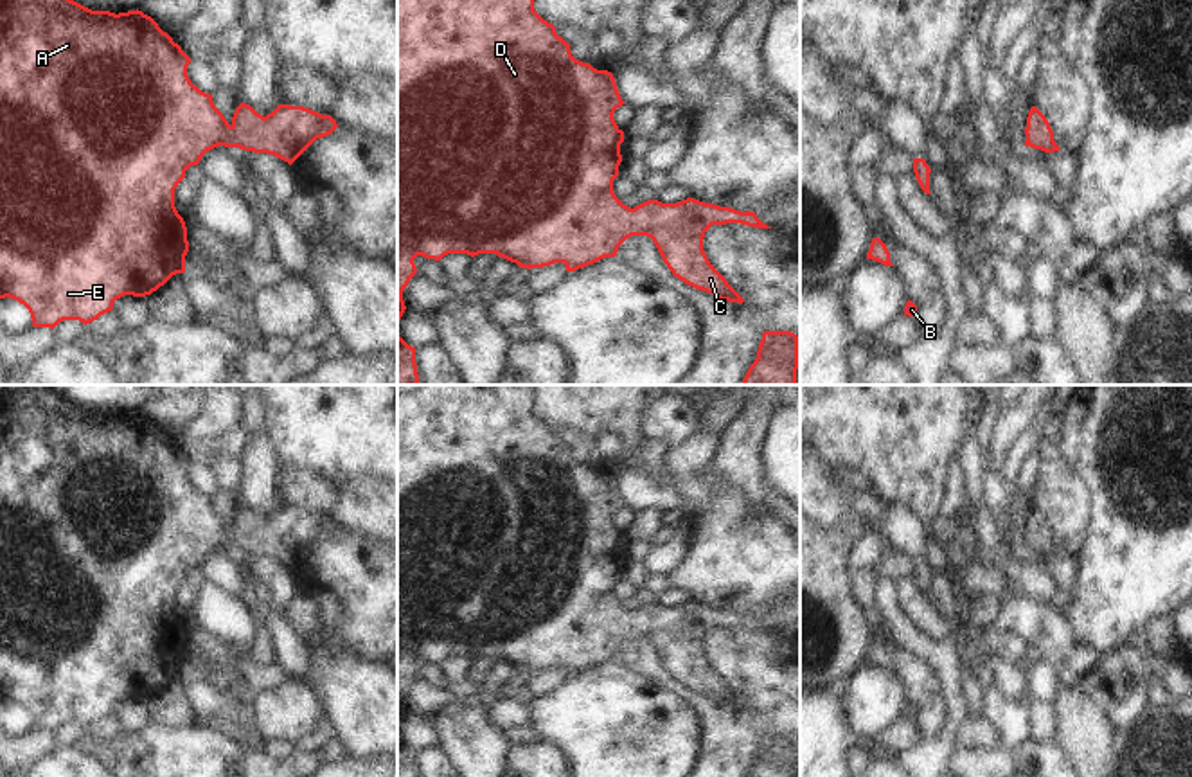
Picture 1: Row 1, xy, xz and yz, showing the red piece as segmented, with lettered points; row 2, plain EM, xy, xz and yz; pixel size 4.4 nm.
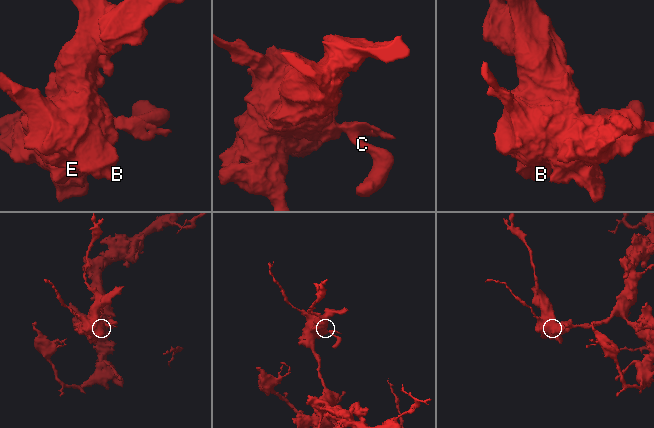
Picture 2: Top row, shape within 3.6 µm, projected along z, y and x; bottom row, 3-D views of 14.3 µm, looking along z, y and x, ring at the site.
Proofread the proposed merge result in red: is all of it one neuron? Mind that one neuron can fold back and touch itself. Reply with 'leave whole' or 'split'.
leave whole

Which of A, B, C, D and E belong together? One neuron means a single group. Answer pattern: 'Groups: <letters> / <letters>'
Groups: A B C D E

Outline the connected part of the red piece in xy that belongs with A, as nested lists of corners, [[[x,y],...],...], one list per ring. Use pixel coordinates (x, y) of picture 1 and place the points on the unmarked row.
[[[25,385],[13,396],[0,394],[0,701],[9,700],[23,707],[34,730],[54,732],[63,723],[79,723],[86,728],[111,714],[117,701],[151,698],[173,678],[185,674],[187,630],[174,610],[174,592],[185,581],[185,574],[198,568],[207,554],[218,549],[239,550],[273,558],[291,568],[316,541],[327,540],[338,531],[331,518],[289,507],[279,507],[262,520],[250,507],[241,505],[228,525],[214,509],[212,498],[191,486],[189,466],[191,460],[182,450],[138,412],[119,417],[92,414],[49,385]]]

